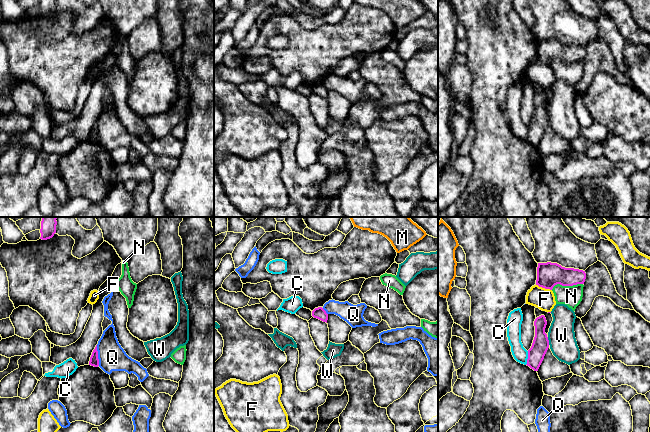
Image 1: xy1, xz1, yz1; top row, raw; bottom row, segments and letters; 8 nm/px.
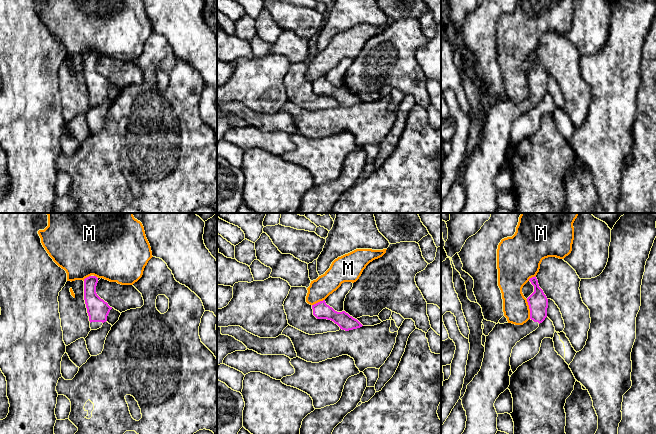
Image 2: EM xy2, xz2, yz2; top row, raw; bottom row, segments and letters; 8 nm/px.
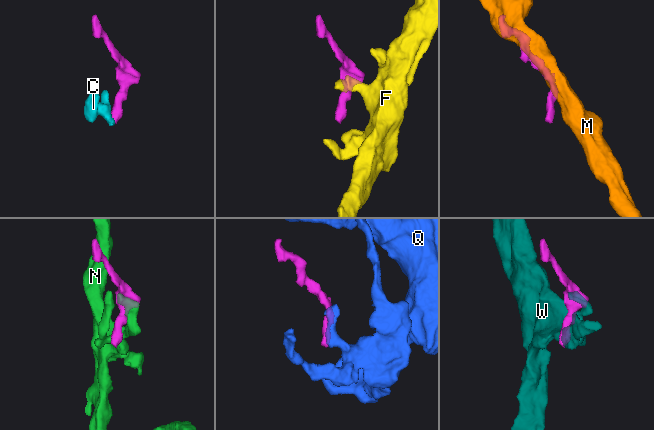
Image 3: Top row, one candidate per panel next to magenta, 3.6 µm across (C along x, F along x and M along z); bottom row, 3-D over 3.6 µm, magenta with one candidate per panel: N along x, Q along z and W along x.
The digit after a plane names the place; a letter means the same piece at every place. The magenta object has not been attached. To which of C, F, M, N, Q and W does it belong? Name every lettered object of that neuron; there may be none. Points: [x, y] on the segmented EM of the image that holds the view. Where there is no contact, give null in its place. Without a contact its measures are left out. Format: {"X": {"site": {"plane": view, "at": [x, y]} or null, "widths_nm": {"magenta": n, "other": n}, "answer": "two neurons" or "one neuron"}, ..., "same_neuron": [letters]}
{"C": {"site": {"plane": "yz1", "at": [528, 358]}, "widths_nm": {"magenta": 140, "other": 120}, "answer": "two neurons"}, "F": {"site": {"plane": "yz1", "at": [544, 287]}, "widths_nm": {"magenta": 190, "other": 170}, "answer": "two neurons"}, "M": {"site": {"plane": "yz2", "at": [529, 308]}, "widths_nm": {"magenta": 160, "other": 200}, "answer": "two neurons"}, "N": {"site": {"plane": "yz1", "at": [566, 285]}, "widths_nm": {"magenta": 190, "other": 160}, "answer": "two neurons"}, "Q": {"site": {"plane": "xy1", "at": [97, 355]}, "widths_nm": {"magenta": 80, "other": 220}, "answer": "two neurons"}, "W": {"site": {"plane": "yz1", "at": [548, 341]}, "widths_nm": {"magenta": 140, "other": 220}, "answer": "two neurons"}, "same_neuron": []}

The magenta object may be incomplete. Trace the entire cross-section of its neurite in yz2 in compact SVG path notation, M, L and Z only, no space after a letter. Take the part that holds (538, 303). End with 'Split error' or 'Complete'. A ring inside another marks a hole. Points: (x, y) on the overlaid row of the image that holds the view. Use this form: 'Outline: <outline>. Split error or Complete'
Outline: M536 276L529 281L534 286L534 292L527 298L530 319L523 325L498 323L486 336L481 369L467 385L461 398L467 416L462 434L496 434L498 431L498 414L494 403L510 385L512 349L547 317L548 299L539 287Z. Split error

